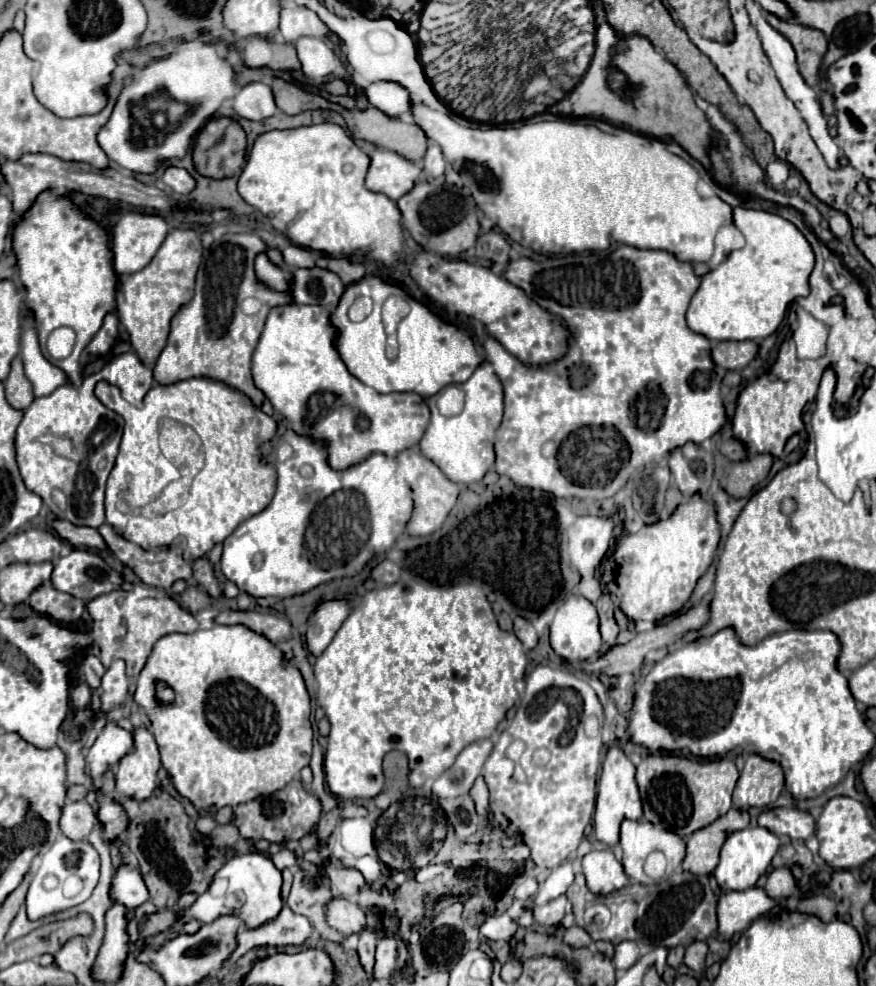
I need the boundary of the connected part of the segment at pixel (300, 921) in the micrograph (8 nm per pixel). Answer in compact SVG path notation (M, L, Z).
M287 906L279 912L277 918L261 924L259 928L245 928L239 932L239 944L229 962L239 960L245 952L257 946L287 946L303 944L311 936L311 922L305 916L293 914Z

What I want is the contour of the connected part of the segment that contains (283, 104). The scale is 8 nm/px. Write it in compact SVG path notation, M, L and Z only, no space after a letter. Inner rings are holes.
M271 78L271 88L275 94L275 104L285 114L301 114L305 110L319 108L319 96L311 94L283 78Z

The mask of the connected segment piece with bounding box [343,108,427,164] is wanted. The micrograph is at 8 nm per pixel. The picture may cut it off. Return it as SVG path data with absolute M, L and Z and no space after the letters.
M367 108L367 110L345 110L343 112L343 118L347 122L347 128L351 132L353 138L361 138L365 142L371 142L379 148L385 148L385 150L391 150L399 156L403 156L405 160L411 160L415 164L419 164L425 156L425 150L427 150L427 136L425 132L417 126L417 124L411 124L411 122L405 122L401 118L389 118L387 114L379 112L377 108Z

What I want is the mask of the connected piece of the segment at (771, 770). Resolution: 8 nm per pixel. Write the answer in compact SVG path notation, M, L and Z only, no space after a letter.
M749 756L745 768L737 780L733 802L741 808L757 806L763 808L777 800L785 786L785 776L779 764L761 756Z

